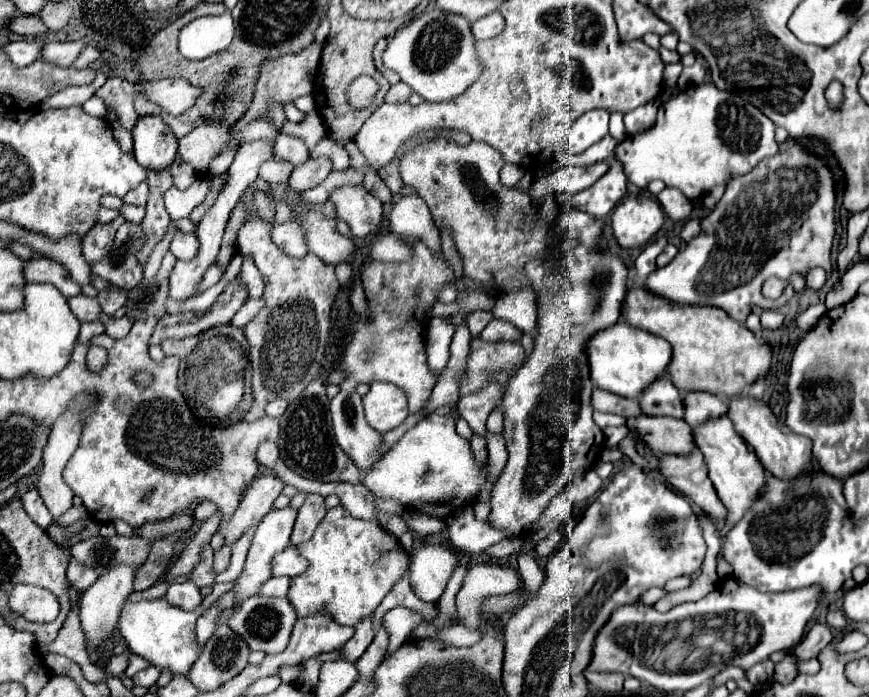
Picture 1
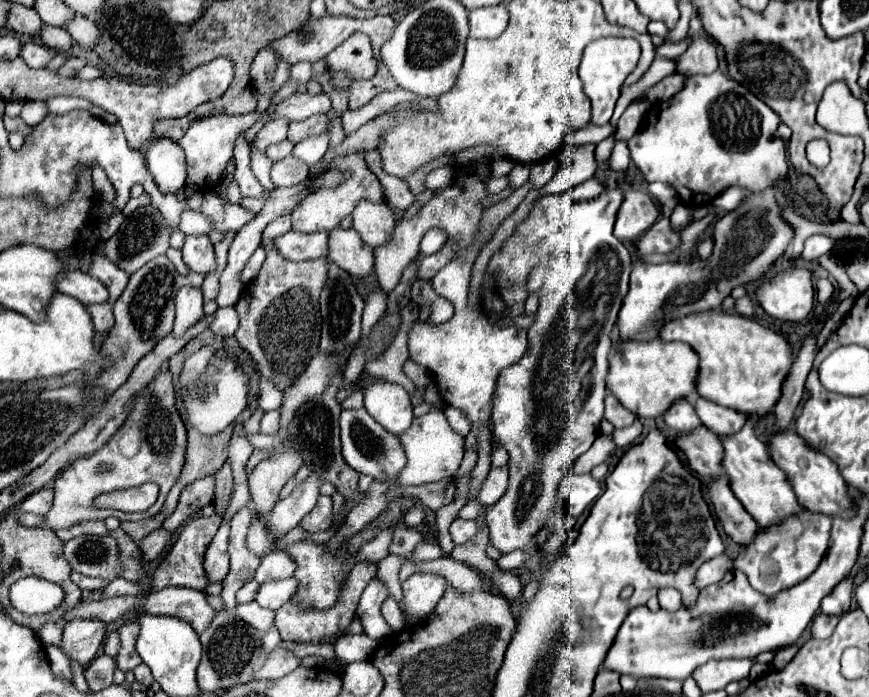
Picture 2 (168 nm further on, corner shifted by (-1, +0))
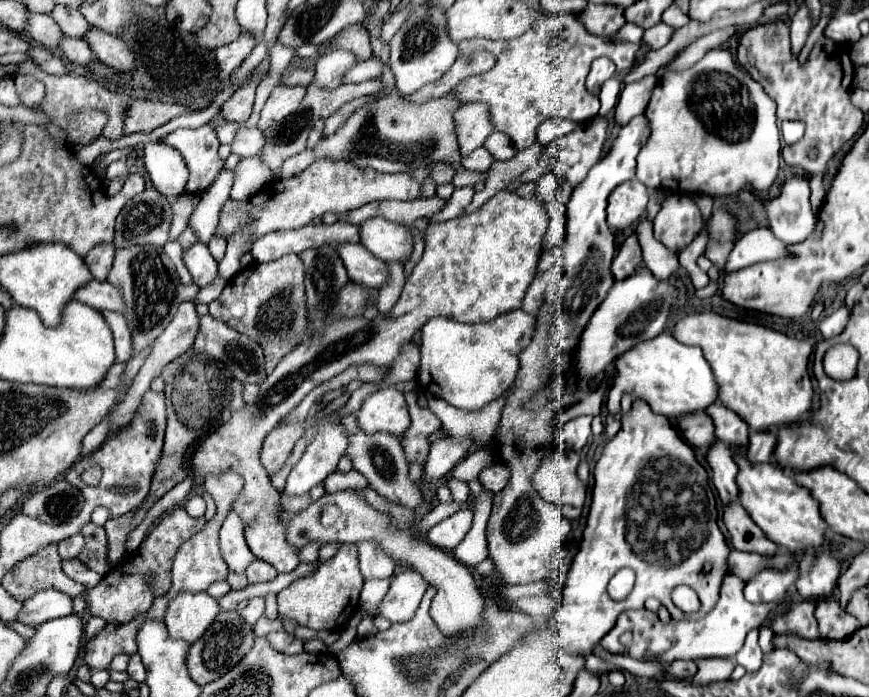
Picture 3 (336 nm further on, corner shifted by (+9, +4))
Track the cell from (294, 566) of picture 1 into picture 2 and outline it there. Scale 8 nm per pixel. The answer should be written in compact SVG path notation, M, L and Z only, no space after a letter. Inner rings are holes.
M270 552L262 556L262 562L254 574L256 582L268 582L268 580L280 580L280 578L292 578L296 570L296 562L286 552Z

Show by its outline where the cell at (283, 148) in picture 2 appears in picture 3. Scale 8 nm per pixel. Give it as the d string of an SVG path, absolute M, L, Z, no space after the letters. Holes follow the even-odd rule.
M242 126L232 142L232 152L246 158L246 156L258 156L264 144L264 134L258 128L246 128Z

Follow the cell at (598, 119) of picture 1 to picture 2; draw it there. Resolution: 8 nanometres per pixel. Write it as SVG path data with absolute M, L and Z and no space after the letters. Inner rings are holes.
M602 38L586 46L580 78L584 82L584 92L592 100L592 116L590 124L602 126L612 118L616 100L620 96L620 88L626 80L626 76L636 68L640 58L640 44L632 38Z

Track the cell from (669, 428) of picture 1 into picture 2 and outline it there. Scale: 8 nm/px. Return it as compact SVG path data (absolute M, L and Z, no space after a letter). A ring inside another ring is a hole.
M698 426L692 432L678 434L674 438L674 446L686 454L688 468L694 470L700 478L712 478L716 474L722 474L722 444L718 436L708 428Z

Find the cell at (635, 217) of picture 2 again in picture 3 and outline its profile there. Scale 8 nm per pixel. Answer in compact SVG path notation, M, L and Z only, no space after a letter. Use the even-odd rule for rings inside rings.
M636 178L620 184L608 200L608 224L614 230L626 230L634 226L646 212L650 190Z

